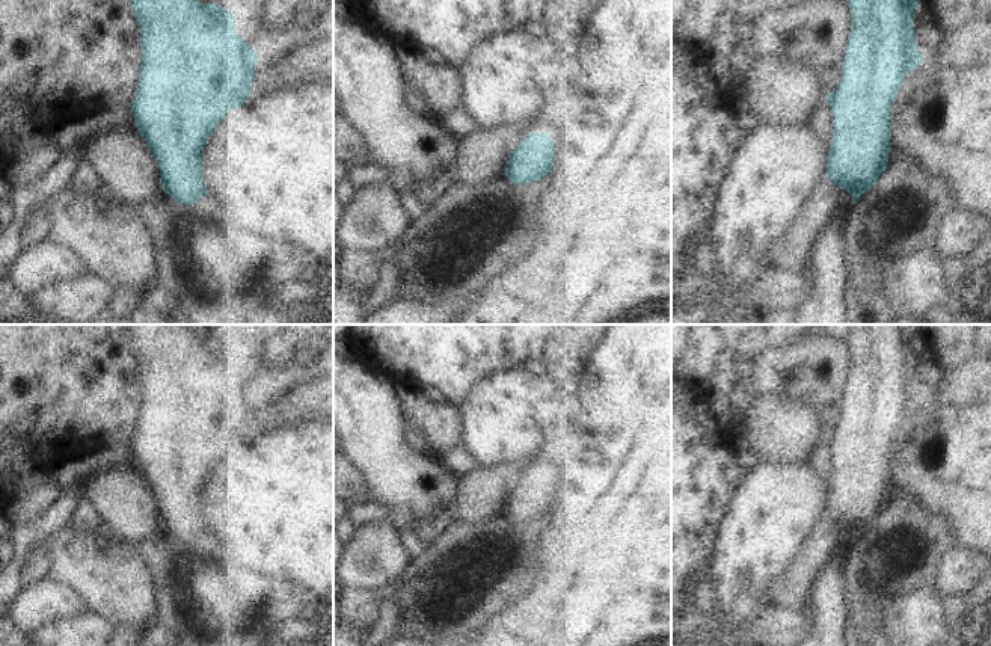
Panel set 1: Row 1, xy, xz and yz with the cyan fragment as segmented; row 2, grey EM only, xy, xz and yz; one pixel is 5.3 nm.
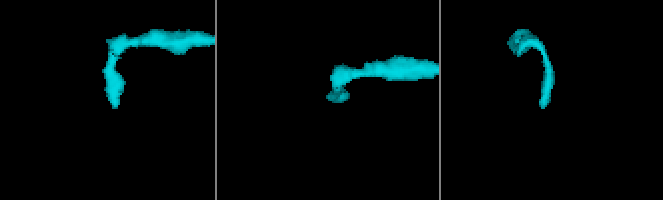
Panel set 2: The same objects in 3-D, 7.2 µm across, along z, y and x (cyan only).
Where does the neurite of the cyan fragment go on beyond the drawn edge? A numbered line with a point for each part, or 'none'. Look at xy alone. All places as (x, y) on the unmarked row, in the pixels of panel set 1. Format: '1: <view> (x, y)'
none

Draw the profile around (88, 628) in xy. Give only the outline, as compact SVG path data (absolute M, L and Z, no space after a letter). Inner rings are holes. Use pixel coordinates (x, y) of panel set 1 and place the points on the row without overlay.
M86 610L77 617L42 625L29 638L33 646L110 646L113 635L115 626L109 620Z

